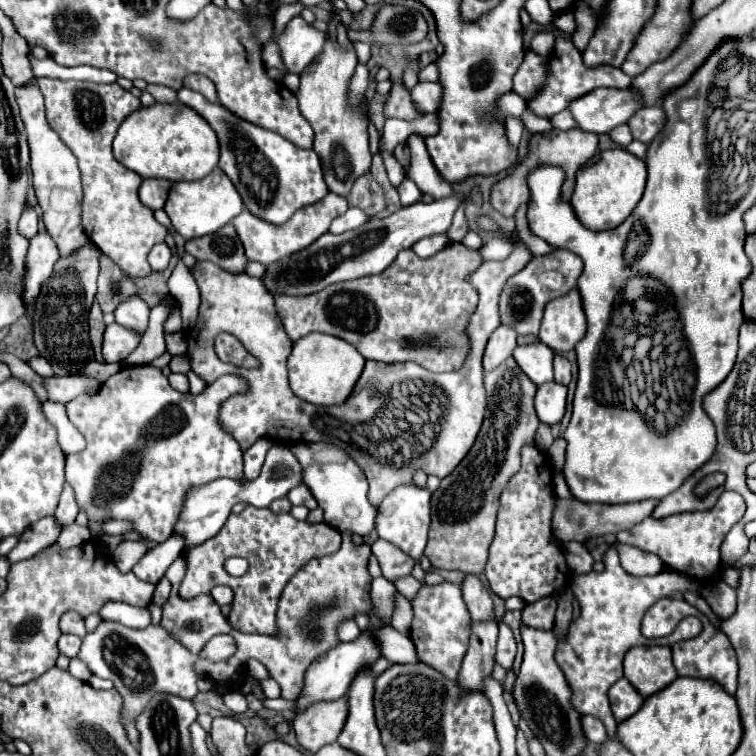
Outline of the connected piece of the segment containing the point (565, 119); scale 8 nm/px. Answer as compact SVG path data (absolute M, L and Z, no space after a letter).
M568 109L561 111L551 118L551 123L555 129L569 130L577 127L577 123Z

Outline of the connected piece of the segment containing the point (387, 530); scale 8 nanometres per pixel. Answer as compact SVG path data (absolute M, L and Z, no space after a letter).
M414 483L398 485L390 495L384 497L380 503L380 519L376 519L376 533L384 539L400 547L404 553L414 557L416 561L424 553L426 547L426 533L430 525L430 497L428 489L416 487Z

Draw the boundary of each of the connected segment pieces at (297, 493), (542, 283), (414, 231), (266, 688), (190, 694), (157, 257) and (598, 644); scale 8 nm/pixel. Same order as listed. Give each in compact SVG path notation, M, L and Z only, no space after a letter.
M298 485L298 489L292 489L292 493L288 493L288 499L292 501L292 505L304 505L308 509L316 509L318 503L312 497L310 489L306 485Z
M552 251L542 257L532 257L524 269L514 273L500 293L500 321L502 325L512 327L518 335L538 335L542 311L548 301L566 295L578 283L582 275L582 259L572 251Z
M452 195L448 199L432 201L432 203L414 203L408 207L398 209L390 217L384 219L372 219L368 225L362 225L356 231L348 231L342 235L326 233L308 249L302 249L300 253L294 253L292 257L284 257L284 261L278 261L276 265L268 265L268 271L264 275L264 285L272 295L276 293L316 293L324 289L330 283L336 281L350 281L364 275L374 275L384 271L402 249L410 249L416 241L446 233L452 225L452 215L460 201Z
M268 679L268 681L260 681L260 687L264 691L264 695L268 699L278 699L282 693L280 693L280 685L274 681L274 679Z
M102 621L94 633L88 633L82 641L80 653L76 655L88 665L88 669L102 677L112 679L118 693L124 697L124 725L132 745L138 745L138 733L134 727L136 713L144 709L152 693L164 691L184 699L194 699L198 693L198 677L192 673L192 653L184 649L178 641L168 637L162 625L148 625L146 629L128 629L112 621Z
M158 243L158 245L152 247L152 251L150 251L150 255L148 255L148 261L150 261L150 265L152 265L154 271L162 271L162 269L168 267L170 255L172 255L172 253L170 253L168 245L166 245L166 243Z
M614 545L604 553L602 561L604 561L602 573L576 575L572 581L572 593L580 603L580 617L570 625L568 639L564 643L558 643L556 663L566 675L568 685L572 687L574 693L572 703L576 711L582 715L596 715L606 725L612 737L616 721L612 717L606 693L610 685L614 685L618 679L624 677L622 661L626 651L636 645L674 645L678 641L692 639L700 635L702 623L696 617L686 617L684 621L680 621L680 625L670 637L646 639L640 633L640 621L644 613L658 599L670 597L674 591L698 591L698 583L676 571L664 571L656 577L632 577L624 573L624 569L620 567L618 549Z

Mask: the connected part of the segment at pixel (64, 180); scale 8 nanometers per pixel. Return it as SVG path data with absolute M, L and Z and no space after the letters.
M28 81L26 85L16 87L16 101L20 105L20 115L28 133L32 181L34 181L38 203L42 207L42 219L44 219L46 231L54 239L60 251L60 257L70 257L72 253L80 251L88 243L88 237L80 225L80 197L83 197L83 191L80 187L80 171L78 171L76 157L46 123L44 109L42 109L42 93L36 81Z

